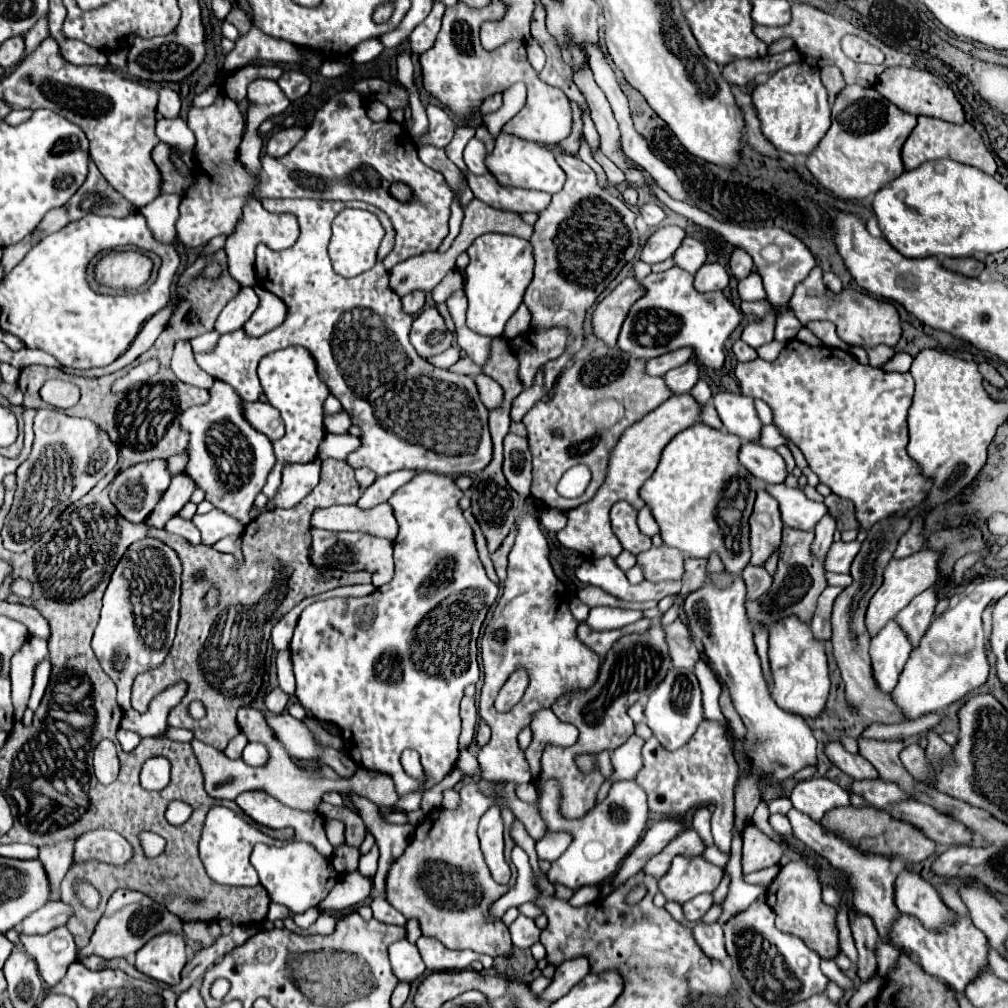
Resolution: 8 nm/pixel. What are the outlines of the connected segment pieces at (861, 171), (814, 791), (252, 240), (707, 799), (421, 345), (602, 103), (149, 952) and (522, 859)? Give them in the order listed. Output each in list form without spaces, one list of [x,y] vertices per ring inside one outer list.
[[[846,86],[832,106],[832,126],[806,158],[806,168],[826,190],[842,200],[872,196],[904,172],[900,148],[914,126],[916,116],[902,112],[874,88]]]
[[[810,778],[798,782],[790,796],[794,808],[808,814],[814,822],[824,816],[824,812],[840,806],[850,806],[850,794],[836,782],[826,778]]]
[[[248,200],[244,208],[244,218],[238,224],[238,230],[226,240],[226,254],[228,254],[228,272],[234,280],[238,280],[242,286],[254,286],[254,248],[256,244],[264,242],[268,248],[282,250],[290,248],[294,240],[298,238],[298,222],[294,216],[282,216],[282,214],[272,214],[262,208],[258,200]]]
[[[704,718],[688,744],[670,752],[654,736],[642,748],[644,766],[636,774],[636,782],[648,794],[648,808],[664,818],[684,818],[688,810],[704,804],[714,804],[711,833],[714,845],[722,852],[730,852],[732,826],[734,826],[734,786],[740,778],[736,756],[728,744],[728,726]]]
[[[426,308],[412,322],[410,342],[424,360],[430,360],[450,348],[452,332],[448,332],[444,318],[436,308]]]
[[[582,68],[582,70],[576,70],[574,72],[574,82],[578,84],[578,88],[582,90],[582,94],[586,96],[586,102],[590,106],[590,116],[596,124],[596,130],[600,134],[600,148],[602,148],[602,154],[606,158],[610,158],[624,174],[626,174],[626,180],[630,186],[636,186],[636,188],[642,188],[650,194],[652,192],[652,186],[648,184],[648,180],[644,178],[644,174],[634,168],[628,158],[622,154],[622,144],[620,144],[620,130],[618,130],[618,122],[614,118],[614,112],[604,96],[604,92],[598,88],[598,84],[594,82],[592,78],[592,72],[588,68]]]
[[[166,932],[156,936],[136,952],[136,968],[158,982],[174,986],[180,982],[180,972],[186,964],[184,948],[180,934]]]
[[[516,846],[512,850],[512,862],[518,868],[518,880],[516,880],[516,886],[494,904],[494,916],[504,916],[504,912],[510,906],[520,906],[520,904],[536,900],[540,896],[540,890],[536,884],[536,874],[528,862],[528,854],[520,846]]]

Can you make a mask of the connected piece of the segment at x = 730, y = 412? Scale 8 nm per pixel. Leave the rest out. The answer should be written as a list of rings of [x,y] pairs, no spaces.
[[[720,390],[712,404],[728,432],[740,436],[742,440],[760,440],[762,422],[758,420],[754,400],[750,396]]]

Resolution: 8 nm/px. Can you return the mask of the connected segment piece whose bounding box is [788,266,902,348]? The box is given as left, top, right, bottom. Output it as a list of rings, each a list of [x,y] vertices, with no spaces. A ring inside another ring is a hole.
[[[818,266],[812,268],[810,276],[806,280],[802,280],[802,284],[798,284],[788,306],[794,312],[794,316],[800,320],[800,324],[804,324],[804,326],[812,320],[834,322],[838,328],[838,336],[850,346],[868,346],[868,348],[878,346],[878,344],[894,346],[902,334],[900,316],[890,302],[878,300],[870,294],[856,292],[852,288],[842,288],[840,294],[834,294],[832,290],[828,290],[824,286],[823,272]]]

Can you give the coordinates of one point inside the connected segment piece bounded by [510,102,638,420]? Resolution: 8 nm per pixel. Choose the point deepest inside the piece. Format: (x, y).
(572, 267)

